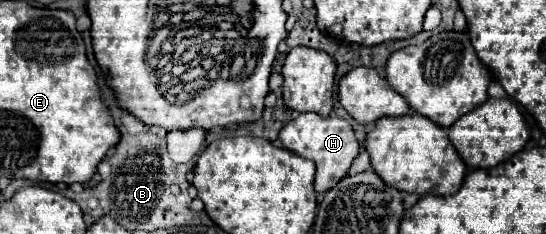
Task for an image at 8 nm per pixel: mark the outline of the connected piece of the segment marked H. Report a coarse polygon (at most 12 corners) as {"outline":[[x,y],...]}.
{"outline":[[298,114],[284,148],[316,164],[326,192],[348,174],[360,142],[344,118]]}

